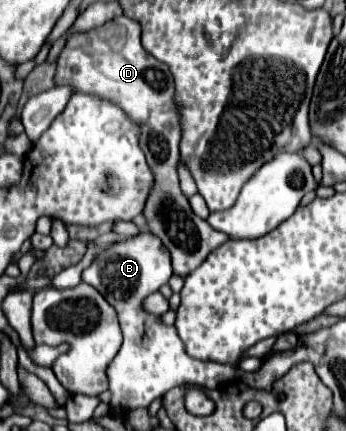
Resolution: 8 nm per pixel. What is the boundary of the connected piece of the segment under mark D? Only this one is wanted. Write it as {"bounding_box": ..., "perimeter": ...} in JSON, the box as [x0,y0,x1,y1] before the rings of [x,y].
{"bounding_box":[56,16,228,278],"perimeter":[[[118,16],[102,26],[88,32],[72,32],[58,56],[56,64],[56,86],[72,86],[74,92],[100,96],[120,106],[126,116],[140,128],[140,148],[146,154],[148,166],[154,172],[156,184],[144,208],[148,228],[156,234],[172,254],[174,274],[186,278],[194,272],[206,256],[228,240],[226,234],[216,232],[198,218],[188,198],[180,192],[178,184],[178,142],[180,142],[180,120],[174,106],[174,78],[170,68],[148,54],[140,44],[140,24],[132,18]]]}

